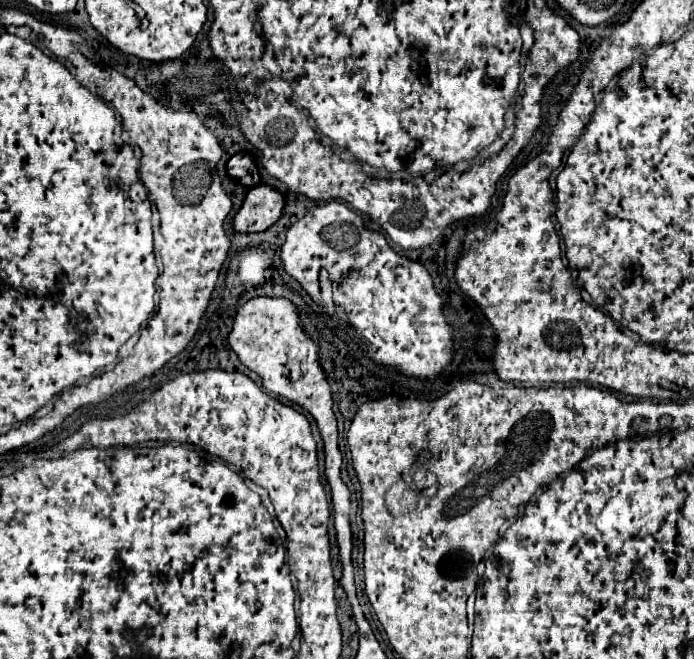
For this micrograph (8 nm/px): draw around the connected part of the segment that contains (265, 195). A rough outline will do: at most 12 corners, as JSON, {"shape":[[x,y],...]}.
{"shape":[[260,183],[248,189],[234,217],[238,233],[266,231],[286,199]]}

